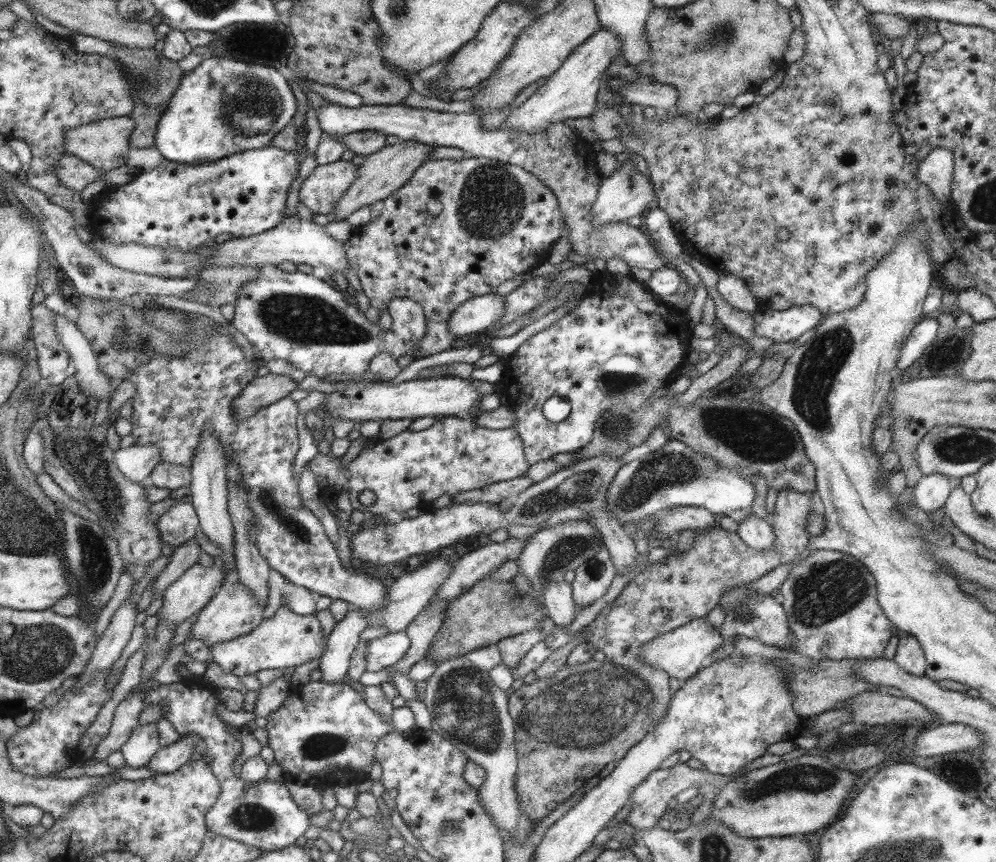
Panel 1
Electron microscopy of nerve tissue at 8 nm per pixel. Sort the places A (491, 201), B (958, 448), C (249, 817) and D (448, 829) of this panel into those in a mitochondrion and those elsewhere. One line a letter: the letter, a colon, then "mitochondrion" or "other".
A: mitochondrion
B: mitochondrion
C: mitochondrion
D: mitochondrion

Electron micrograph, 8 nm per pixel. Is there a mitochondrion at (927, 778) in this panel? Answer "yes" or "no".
no

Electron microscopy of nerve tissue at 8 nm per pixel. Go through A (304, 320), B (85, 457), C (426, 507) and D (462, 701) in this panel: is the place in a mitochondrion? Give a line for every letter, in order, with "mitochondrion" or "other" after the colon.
A: mitochondrion
B: mitochondrion
C: other
D: mitochondrion

